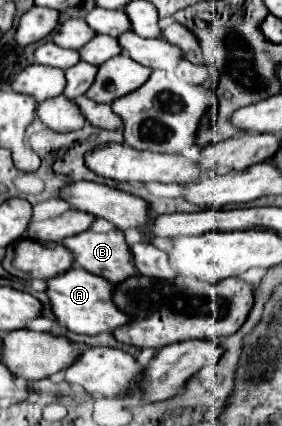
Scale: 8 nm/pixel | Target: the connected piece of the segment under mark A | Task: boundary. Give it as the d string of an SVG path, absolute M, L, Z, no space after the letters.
M70 268L64 274L46 280L48 288L46 294L52 304L52 314L56 316L58 324L68 328L76 334L98 334L98 332L112 332L114 328L128 322L128 316L120 312L112 302L112 284L100 276L92 276L82 268Z

